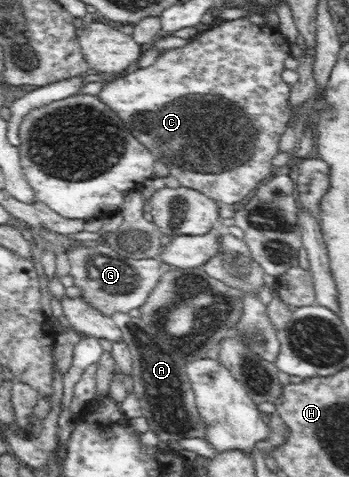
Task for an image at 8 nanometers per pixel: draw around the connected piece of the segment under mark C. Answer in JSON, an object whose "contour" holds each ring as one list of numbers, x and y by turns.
{"contour":[[248,16,223,20,207,31,198,32,183,47,160,54,152,65,104,83,98,97,116,112,157,160,167,165,181,186,201,191,220,204,236,207,250,191,255,191,262,179,276,172,271,159,279,152,278,143,290,117,291,85,282,80,282,71,291,56,291,46,278,26,271,23,259,26]]}

